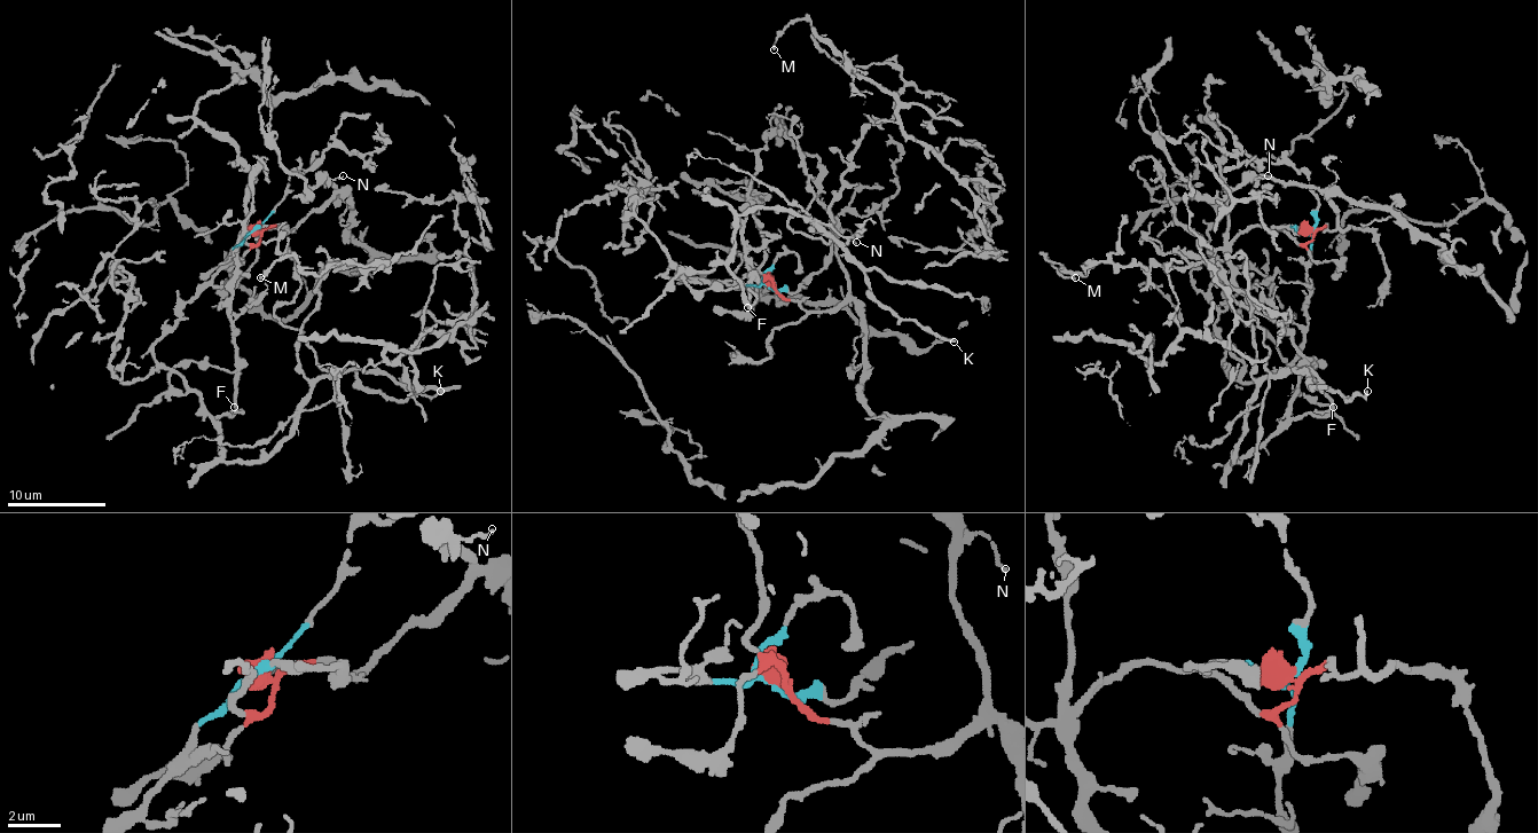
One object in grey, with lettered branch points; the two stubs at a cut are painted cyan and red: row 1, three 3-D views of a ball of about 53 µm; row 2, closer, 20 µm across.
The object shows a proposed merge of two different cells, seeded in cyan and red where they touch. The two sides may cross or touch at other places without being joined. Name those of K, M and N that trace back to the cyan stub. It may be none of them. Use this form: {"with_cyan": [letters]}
{"with_cyan": ["K", "M"]}

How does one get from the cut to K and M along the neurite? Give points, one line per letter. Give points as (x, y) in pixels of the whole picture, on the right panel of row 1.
K: (1309, 229), (1299, 392), (1288, 417), (1234, 462), (1266, 377), (1309, 370), (1346, 400), (1367, 390)
M: (1309, 229), (1299, 392), (1241, 462), (1256, 390), (1249, 298), (1207, 264), (1073, 274), (1046, 257), (1076, 279)

